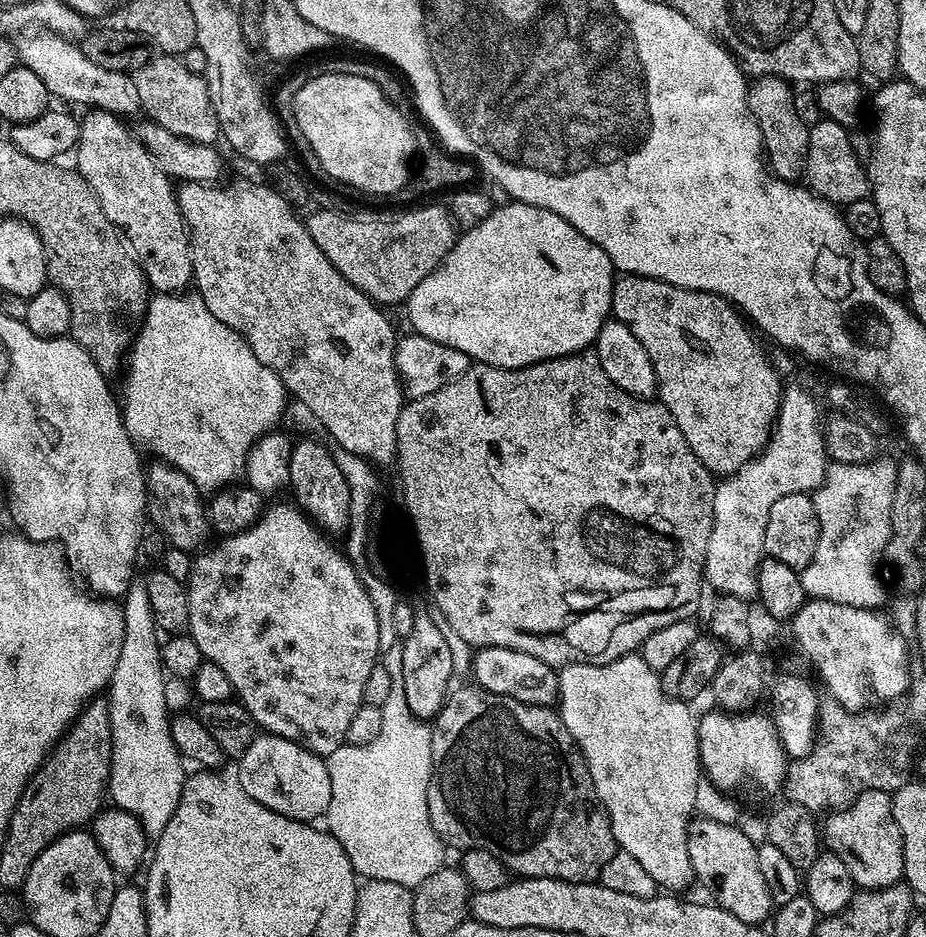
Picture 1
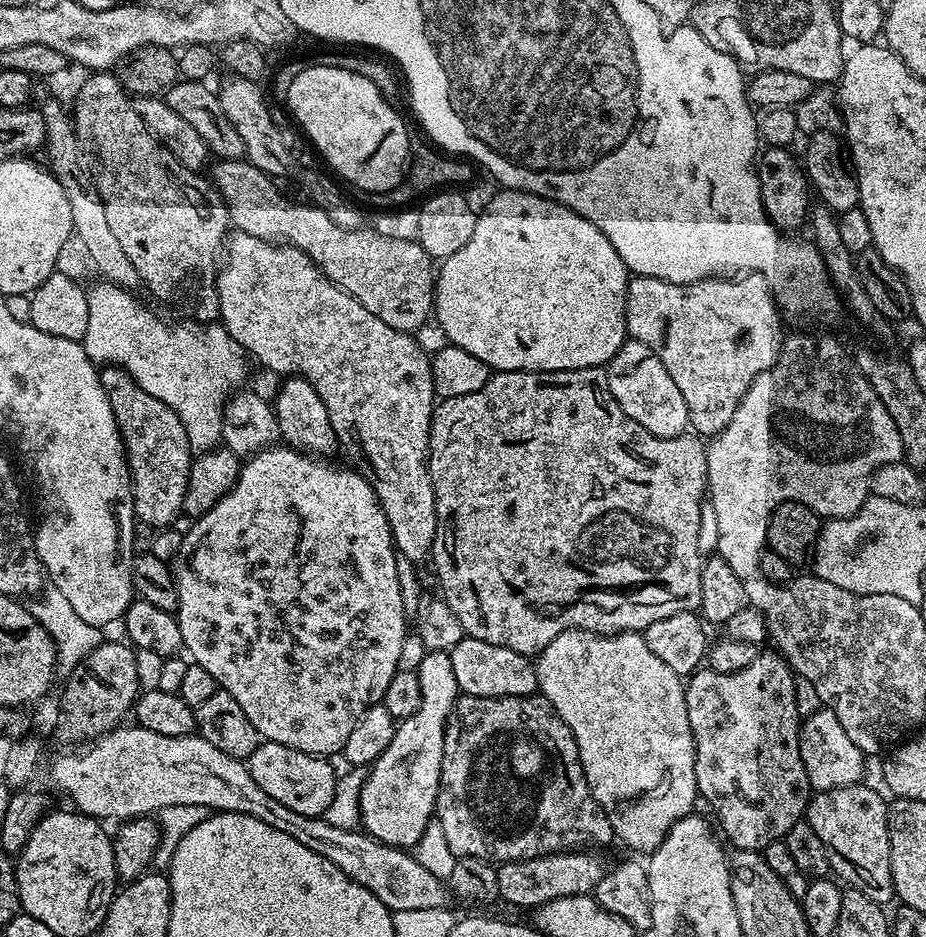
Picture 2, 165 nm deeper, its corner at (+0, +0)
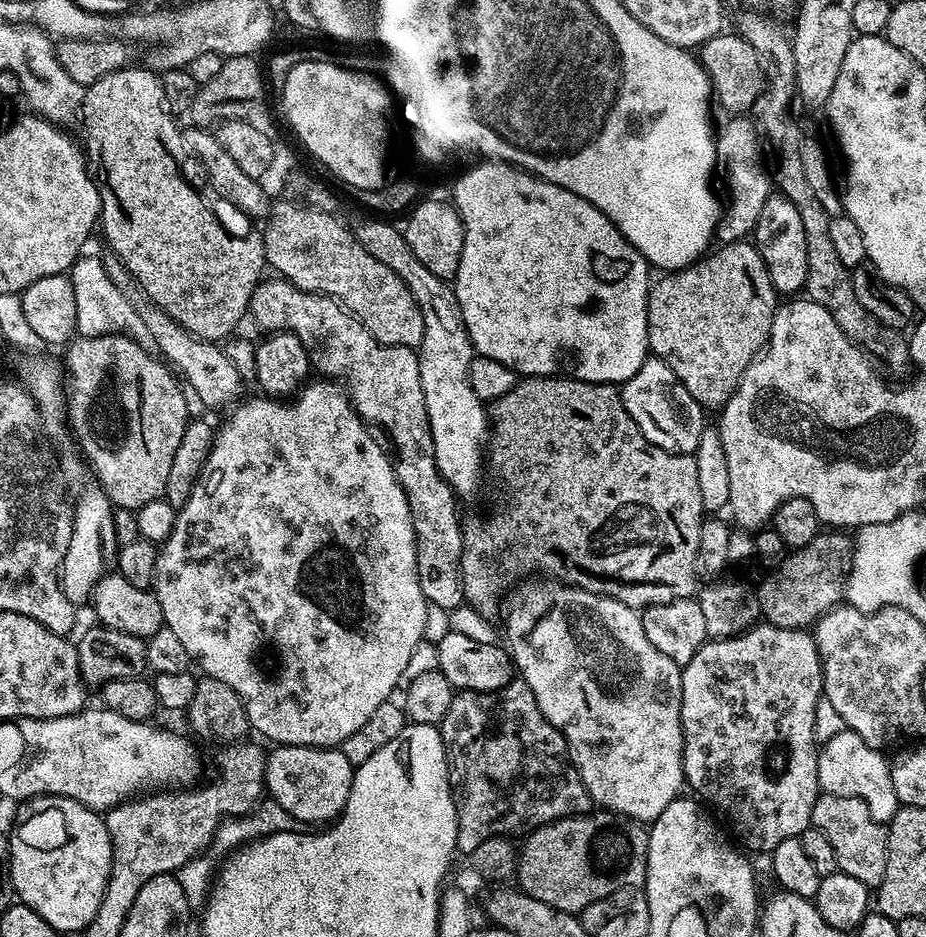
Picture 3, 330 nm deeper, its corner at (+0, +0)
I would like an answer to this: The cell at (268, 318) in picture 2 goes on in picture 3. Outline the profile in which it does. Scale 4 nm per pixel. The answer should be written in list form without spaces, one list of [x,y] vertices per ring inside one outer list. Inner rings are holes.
[[[272,278],[276,280],[265,279],[263,282],[257,284],[254,294],[248,303],[248,311],[250,313],[250,320],[253,320],[260,328],[265,328],[265,333],[271,334],[273,332],[292,332],[298,338],[298,342],[302,342],[302,346],[306,346],[308,351],[308,358],[313,369],[316,368],[321,377],[331,378],[336,382],[343,382],[346,385],[348,399],[351,400],[353,408],[356,413],[363,418],[365,424],[381,428],[386,435],[392,439],[392,444],[396,447],[394,451],[395,459],[398,463],[395,465],[396,477],[402,486],[402,490],[406,494],[406,502],[410,502],[410,518],[414,522],[414,534],[416,535],[416,561],[418,562],[418,582],[422,582],[422,594],[428,600],[429,605],[433,609],[444,608],[444,610],[451,610],[464,604],[464,587],[460,581],[460,559],[462,558],[462,550],[464,549],[464,531],[462,529],[462,519],[456,513],[456,503],[458,497],[452,487],[440,477],[440,471],[436,465],[434,458],[434,442],[430,434],[430,418],[426,414],[426,402],[422,394],[422,374],[420,373],[420,358],[419,355],[411,348],[403,348],[402,346],[390,346],[389,344],[379,344],[377,340],[370,334],[370,330],[366,330],[366,326],[360,321],[357,316],[353,316],[341,306],[338,301],[333,300],[330,296],[321,296],[319,292],[307,292],[298,286],[294,286],[289,280],[283,278]]]

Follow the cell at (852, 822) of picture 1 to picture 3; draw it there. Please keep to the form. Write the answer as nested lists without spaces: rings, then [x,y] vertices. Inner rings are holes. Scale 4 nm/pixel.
[[[829,792],[817,795],[811,827],[826,834],[830,846],[834,849],[839,871],[850,874],[850,878],[858,878],[858,882],[862,882],[870,890],[880,887],[886,874],[888,830],[885,825],[876,821],[874,814],[870,814],[870,806],[866,806],[862,798],[850,798]]]

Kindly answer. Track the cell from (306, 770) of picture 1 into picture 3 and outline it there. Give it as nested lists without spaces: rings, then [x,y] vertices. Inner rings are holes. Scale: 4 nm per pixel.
[[[282,744],[271,750],[273,752],[267,753],[264,762],[264,786],[271,803],[282,806],[286,814],[294,814],[294,818],[298,818],[307,826],[324,826],[335,821],[344,811],[346,802],[350,798],[354,765],[348,761],[346,754],[339,747],[307,748],[293,744]]]

